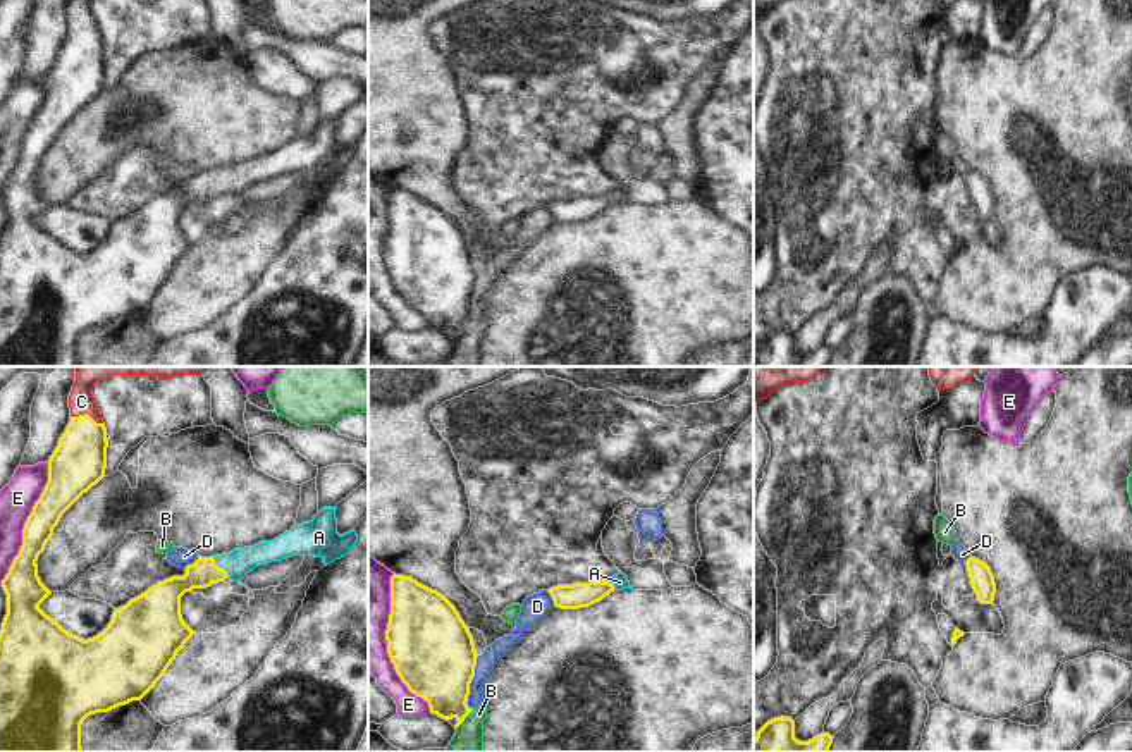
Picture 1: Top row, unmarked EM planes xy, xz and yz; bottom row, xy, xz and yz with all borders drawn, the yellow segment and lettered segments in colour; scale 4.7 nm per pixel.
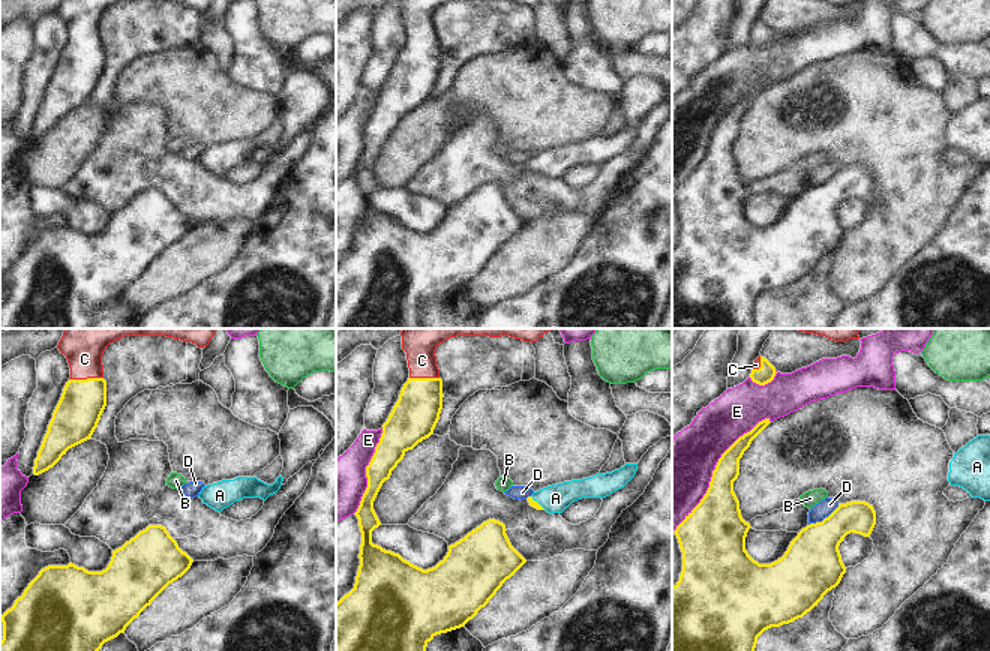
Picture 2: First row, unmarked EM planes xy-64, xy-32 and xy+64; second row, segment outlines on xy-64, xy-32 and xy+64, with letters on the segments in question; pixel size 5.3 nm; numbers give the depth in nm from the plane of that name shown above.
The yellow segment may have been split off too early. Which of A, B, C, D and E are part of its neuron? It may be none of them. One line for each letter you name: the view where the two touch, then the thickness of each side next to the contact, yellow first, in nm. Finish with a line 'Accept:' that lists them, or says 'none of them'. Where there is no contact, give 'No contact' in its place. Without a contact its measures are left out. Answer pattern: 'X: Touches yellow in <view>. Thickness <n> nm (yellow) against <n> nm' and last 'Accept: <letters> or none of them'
A: Touches yellow in xy. Thickness 140 nm (yellow) against 130 nm
C: Touches yellow in xy. Thickness 260 nm (yellow) against 140 nm
Accept: A, C.

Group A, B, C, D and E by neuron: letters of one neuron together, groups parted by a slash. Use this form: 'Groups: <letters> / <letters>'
Groups: A C / B / D / E.

